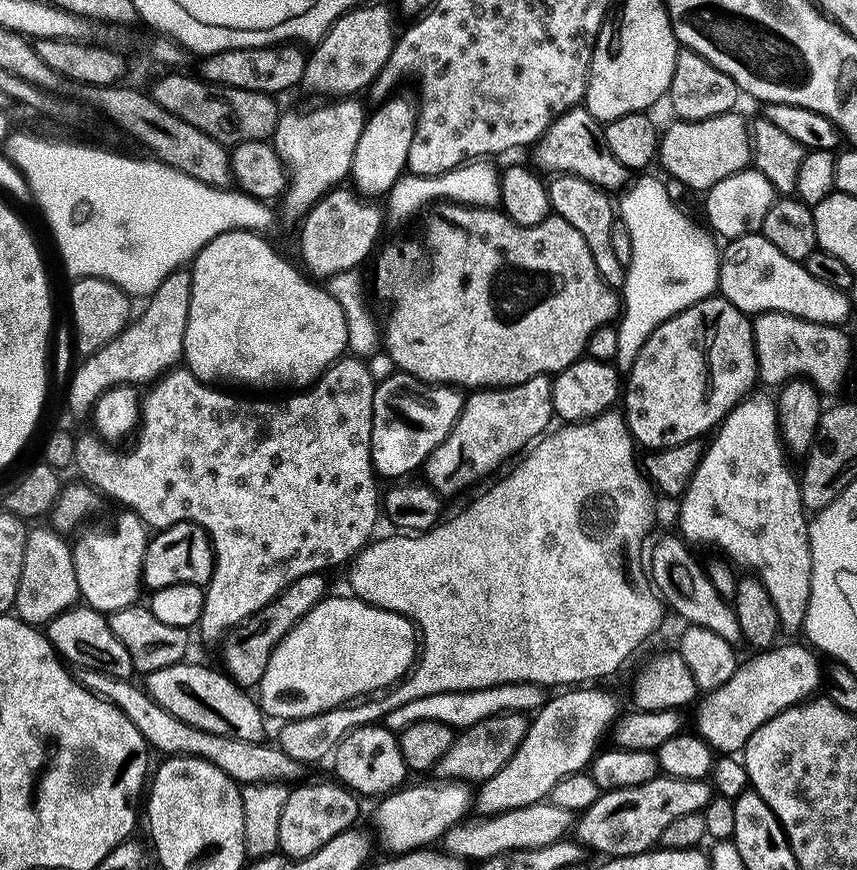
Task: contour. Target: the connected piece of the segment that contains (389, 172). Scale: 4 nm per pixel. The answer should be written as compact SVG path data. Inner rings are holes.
M396 99L381 103L377 107L380 109L372 117L367 117L361 130L350 180L355 191L365 198L387 197L392 187L405 175L408 167L410 146L414 146L418 108L408 100Z

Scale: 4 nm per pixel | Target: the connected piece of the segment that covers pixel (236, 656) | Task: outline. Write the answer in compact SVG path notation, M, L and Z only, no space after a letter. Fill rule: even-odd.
M324 574L298 578L298 582L294 582L294 586L290 586L270 606L263 608L256 616L251 616L236 631L228 633L222 644L223 667L233 682L245 690L259 689L274 650L295 630L302 618L306 618L306 614L310 614L310 610L317 608L329 595L328 578Z

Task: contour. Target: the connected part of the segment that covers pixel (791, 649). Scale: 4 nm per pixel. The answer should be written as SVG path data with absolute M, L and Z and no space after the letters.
M788 644L785 648L777 646L771 652L753 655L753 660L745 659L724 686L709 691L699 701L695 709L695 731L709 744L713 753L743 753L750 738L754 738L766 722L778 718L778 714L786 710L800 707L819 693L816 691L820 683L824 684L826 680L825 673L820 673L821 657L811 647L801 644Z

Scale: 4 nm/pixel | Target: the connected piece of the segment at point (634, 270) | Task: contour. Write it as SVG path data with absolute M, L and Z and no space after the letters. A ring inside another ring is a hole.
M652 174L641 175L637 179L641 180L636 180L618 200L619 219L623 227L624 224L628 227L628 236L632 239L632 264L630 260L626 268L628 280L622 289L618 354L614 361L624 374L632 371L642 346L646 346L650 334L654 334L658 326L698 302L713 299L720 284L717 241L673 202L663 179L655 180L648 175Z

